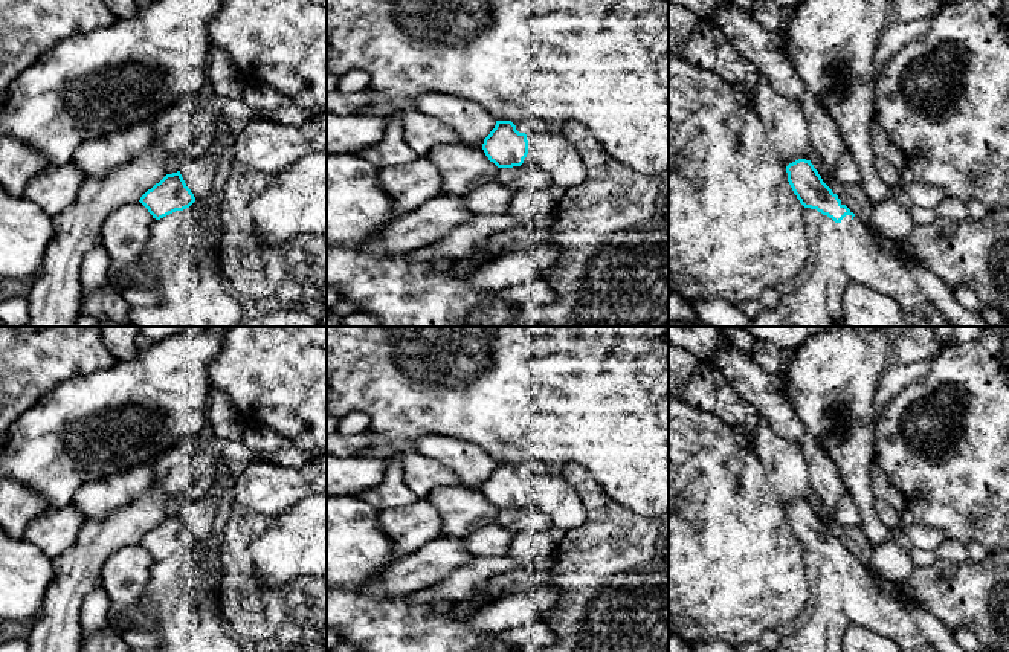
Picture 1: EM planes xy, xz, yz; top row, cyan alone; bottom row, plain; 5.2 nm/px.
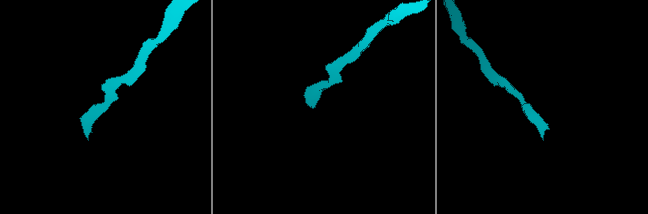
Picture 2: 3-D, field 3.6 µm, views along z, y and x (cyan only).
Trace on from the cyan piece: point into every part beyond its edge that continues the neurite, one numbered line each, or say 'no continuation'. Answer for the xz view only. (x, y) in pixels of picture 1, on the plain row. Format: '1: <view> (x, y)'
1: xz (527, 468)

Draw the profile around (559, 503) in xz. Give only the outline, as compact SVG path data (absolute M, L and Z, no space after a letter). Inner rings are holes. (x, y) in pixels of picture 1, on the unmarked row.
M537 475L533 481L533 505L545 521L563 531L586 522L588 512L577 490L560 475Z

